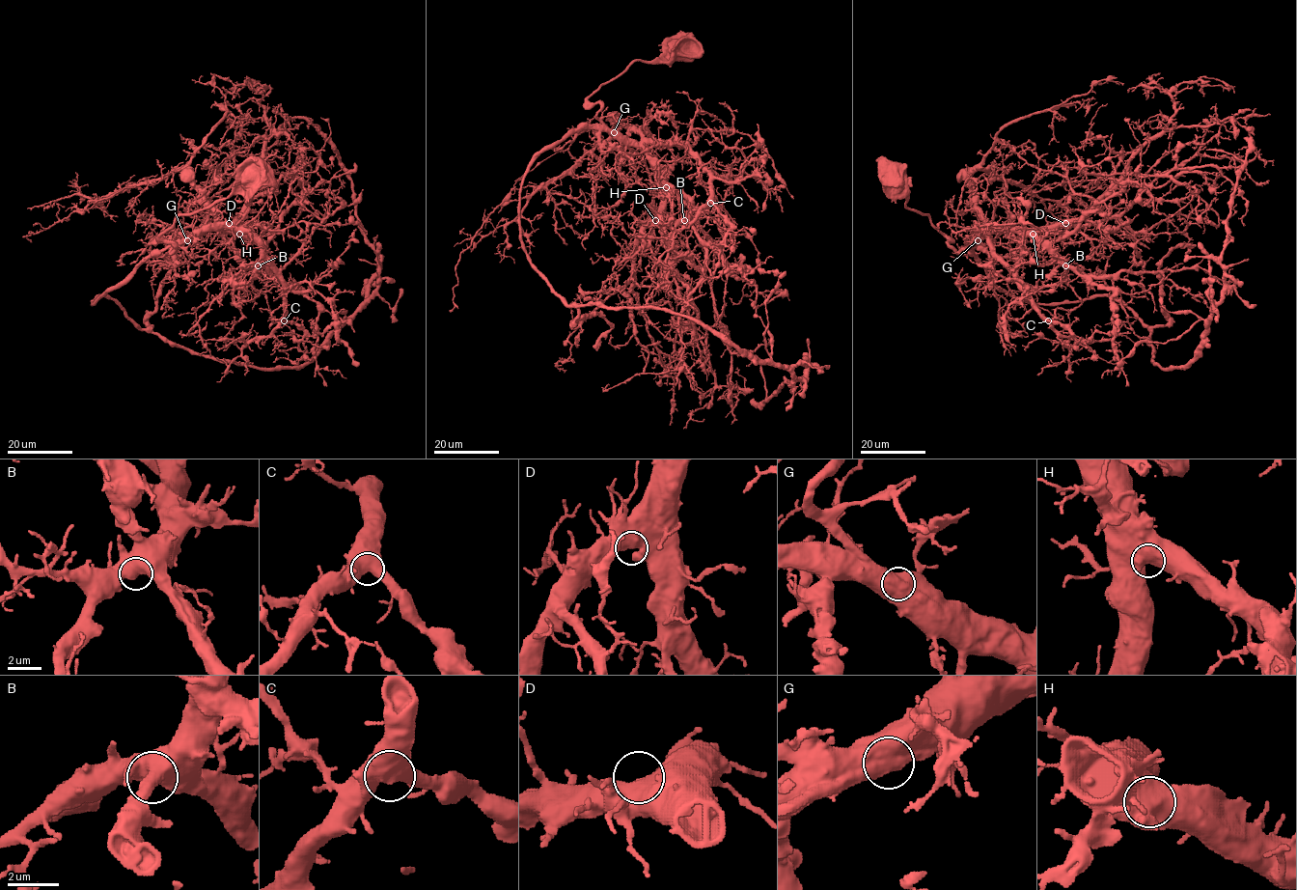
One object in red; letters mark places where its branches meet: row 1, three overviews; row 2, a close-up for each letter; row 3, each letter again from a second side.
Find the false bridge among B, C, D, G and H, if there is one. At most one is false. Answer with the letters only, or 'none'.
none

